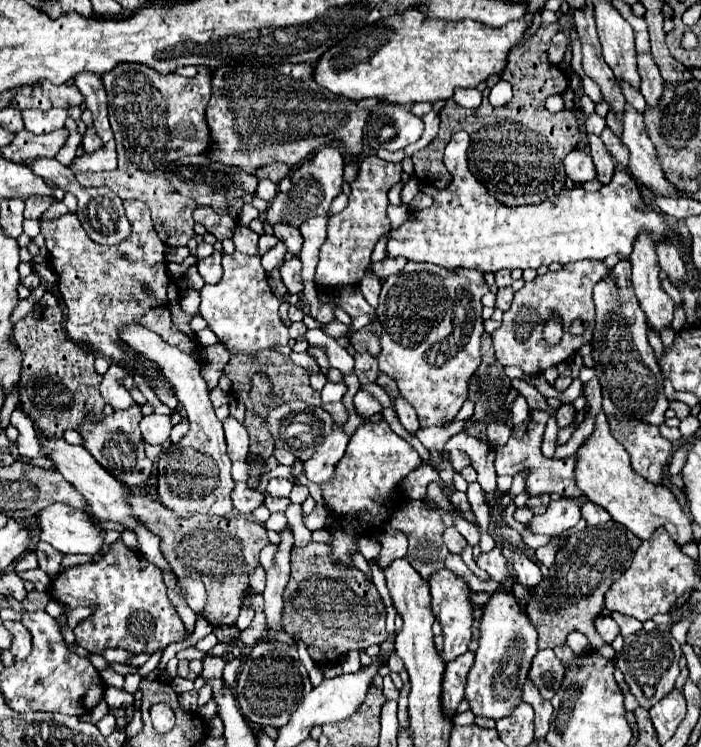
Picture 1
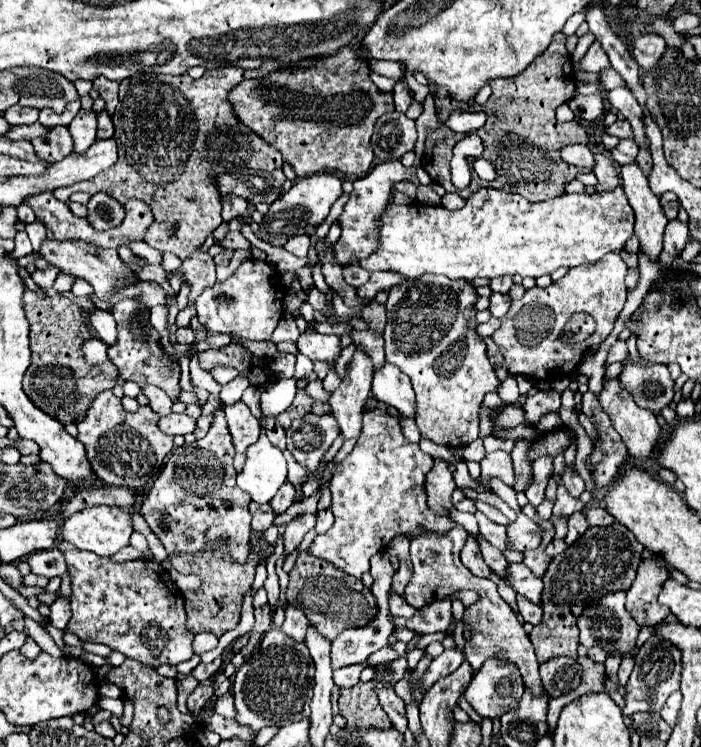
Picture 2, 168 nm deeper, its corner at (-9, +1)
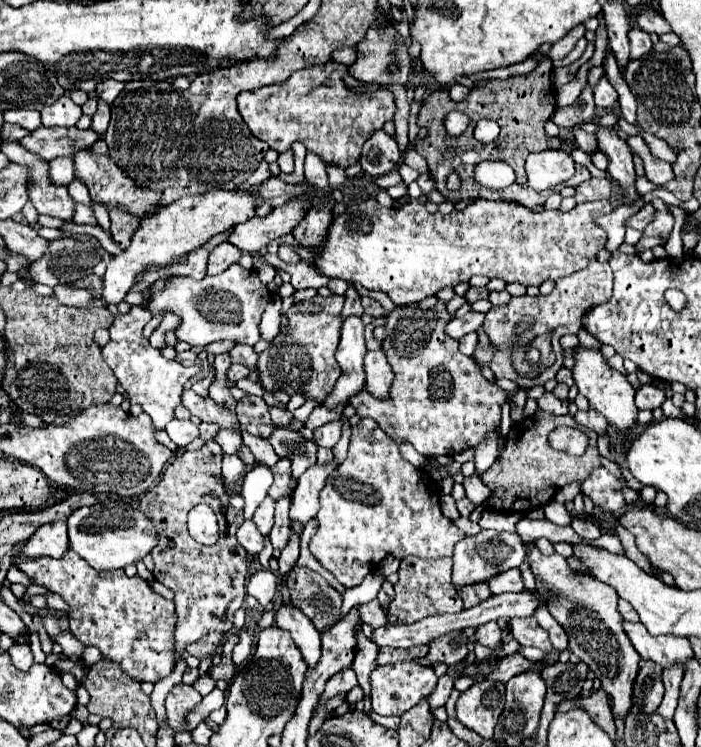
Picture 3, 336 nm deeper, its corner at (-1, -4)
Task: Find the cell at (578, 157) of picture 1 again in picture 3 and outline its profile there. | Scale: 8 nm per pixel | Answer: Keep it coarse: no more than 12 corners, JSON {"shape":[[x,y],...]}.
{"shape":[[562,149],[532,153],[528,181],[536,191],[566,183],[576,171]]}

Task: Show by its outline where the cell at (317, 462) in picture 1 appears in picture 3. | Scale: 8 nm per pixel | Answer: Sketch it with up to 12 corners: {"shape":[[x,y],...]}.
{"shape":[[348,317],[336,361],[342,375],[322,401],[336,409],[364,389],[362,319]]}

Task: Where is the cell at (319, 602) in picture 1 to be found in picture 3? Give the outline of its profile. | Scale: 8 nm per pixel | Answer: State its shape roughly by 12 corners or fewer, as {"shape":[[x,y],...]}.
{"shape":[[316,571],[286,577],[292,607],[318,631],[342,619],[342,595]]}

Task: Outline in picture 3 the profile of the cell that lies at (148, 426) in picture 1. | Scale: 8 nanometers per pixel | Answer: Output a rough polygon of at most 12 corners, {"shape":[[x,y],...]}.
{"shape":[[172,419],[166,433],[178,447],[198,437],[190,419]]}

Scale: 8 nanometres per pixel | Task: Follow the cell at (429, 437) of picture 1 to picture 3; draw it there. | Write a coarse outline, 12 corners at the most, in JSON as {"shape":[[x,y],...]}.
{"shape":[[480,531],[454,547],[454,585],[526,559],[518,533]]}

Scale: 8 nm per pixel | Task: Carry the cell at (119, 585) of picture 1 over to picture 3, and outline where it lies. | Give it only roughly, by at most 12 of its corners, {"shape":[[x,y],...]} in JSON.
{"shape":[[78,553],[16,563],[136,681],[174,671],[174,601]]}

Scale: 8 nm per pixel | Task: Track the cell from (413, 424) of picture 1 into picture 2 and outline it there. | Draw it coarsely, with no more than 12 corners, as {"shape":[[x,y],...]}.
{"shape":[[390,362],[374,372],[372,396],[414,416],[410,378]]}

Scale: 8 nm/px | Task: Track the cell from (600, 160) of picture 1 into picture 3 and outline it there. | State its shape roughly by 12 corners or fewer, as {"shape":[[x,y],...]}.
{"shape":[[608,179],[584,181],[576,187],[574,199],[610,199],[612,183]]}

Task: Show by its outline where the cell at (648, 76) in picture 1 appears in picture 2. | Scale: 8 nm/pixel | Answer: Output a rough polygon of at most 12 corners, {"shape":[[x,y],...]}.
{"shape":[[646,32],[632,44],[632,56],[644,70],[660,62],[666,42]]}

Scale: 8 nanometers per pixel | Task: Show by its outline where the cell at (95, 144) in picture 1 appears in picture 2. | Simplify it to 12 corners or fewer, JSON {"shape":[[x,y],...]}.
{"shape":[[98,114],[98,138],[112,138],[112,118]]}

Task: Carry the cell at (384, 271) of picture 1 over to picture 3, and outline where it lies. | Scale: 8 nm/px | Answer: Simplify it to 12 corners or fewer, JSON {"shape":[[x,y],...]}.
{"shape":[[344,295],[304,305],[258,359],[266,391],[318,403],[340,373]]}

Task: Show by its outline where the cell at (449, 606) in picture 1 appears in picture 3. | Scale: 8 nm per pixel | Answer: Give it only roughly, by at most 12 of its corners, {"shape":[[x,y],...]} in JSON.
{"shape":[[416,661],[376,667],[372,709],[398,715],[436,689],[434,669]]}

